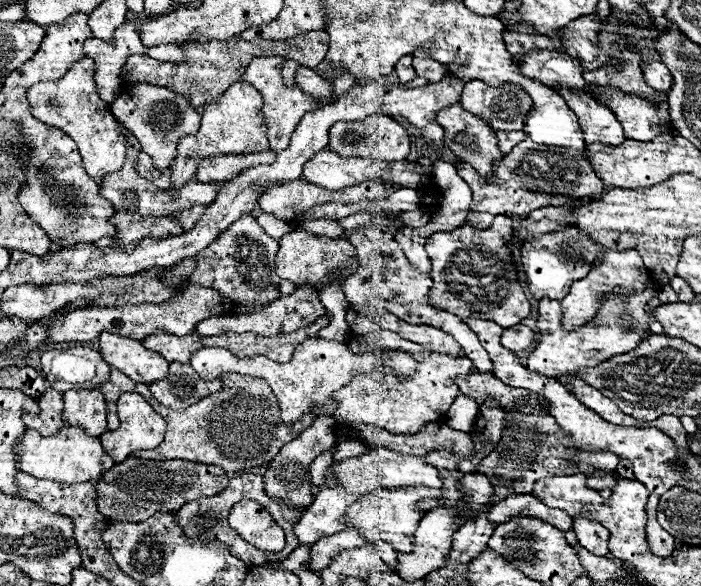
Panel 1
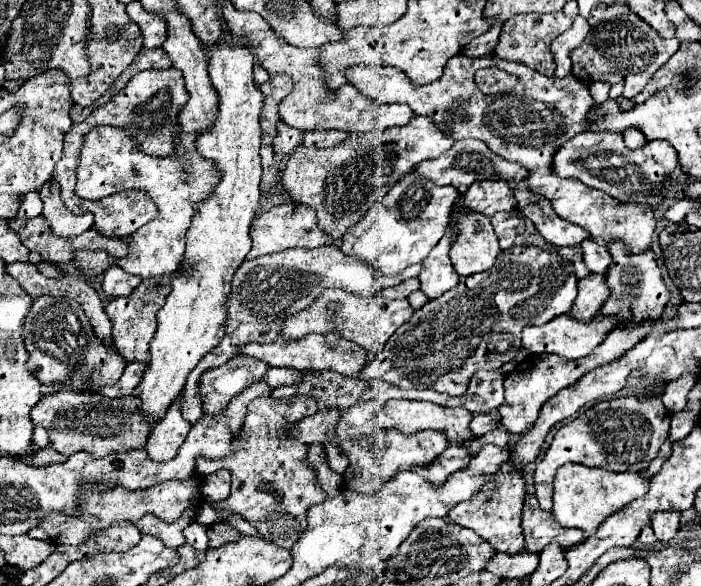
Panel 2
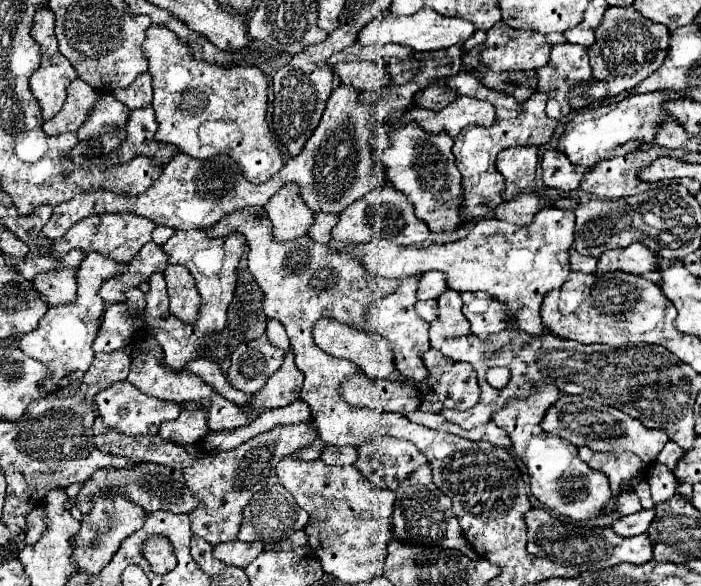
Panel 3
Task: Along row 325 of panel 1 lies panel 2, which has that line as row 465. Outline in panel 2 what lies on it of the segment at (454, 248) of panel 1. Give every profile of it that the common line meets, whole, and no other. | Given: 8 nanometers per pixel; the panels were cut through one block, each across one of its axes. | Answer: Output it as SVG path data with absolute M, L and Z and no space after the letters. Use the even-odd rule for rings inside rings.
M508 458L498 466L498 472L488 476L488 480L484 482L480 492L476 492L472 498L468 498L468 502L460 502L450 508L448 520L462 524L464 528L472 528L482 540L490 542L496 552L520 554L526 550L524 534L522 534L522 526L520 526L524 496L526 496L524 474Z

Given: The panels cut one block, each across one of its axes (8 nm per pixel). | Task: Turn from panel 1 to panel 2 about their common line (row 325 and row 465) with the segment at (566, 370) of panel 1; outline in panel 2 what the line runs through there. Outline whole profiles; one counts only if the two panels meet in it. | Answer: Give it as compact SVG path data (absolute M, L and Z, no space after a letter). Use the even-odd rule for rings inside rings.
M612 398L602 400L584 412L580 412L572 422L558 428L550 448L538 462L534 472L536 498L540 508L552 508L552 482L556 470L566 462L580 462L594 468L604 468L612 472L642 472L658 456L670 428L670 414L660 398Z

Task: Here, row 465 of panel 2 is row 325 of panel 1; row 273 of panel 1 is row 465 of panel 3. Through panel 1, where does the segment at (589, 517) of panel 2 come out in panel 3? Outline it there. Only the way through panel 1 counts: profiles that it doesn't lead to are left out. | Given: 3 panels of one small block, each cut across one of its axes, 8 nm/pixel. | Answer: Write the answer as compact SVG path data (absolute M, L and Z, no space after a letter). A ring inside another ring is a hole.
M578 448L578 456L594 470L600 470L608 476L612 488L612 502L604 512L614 510L614 500L624 490L634 490L634 486L648 476L648 466L632 452L612 454L612 452L594 452L590 448Z

